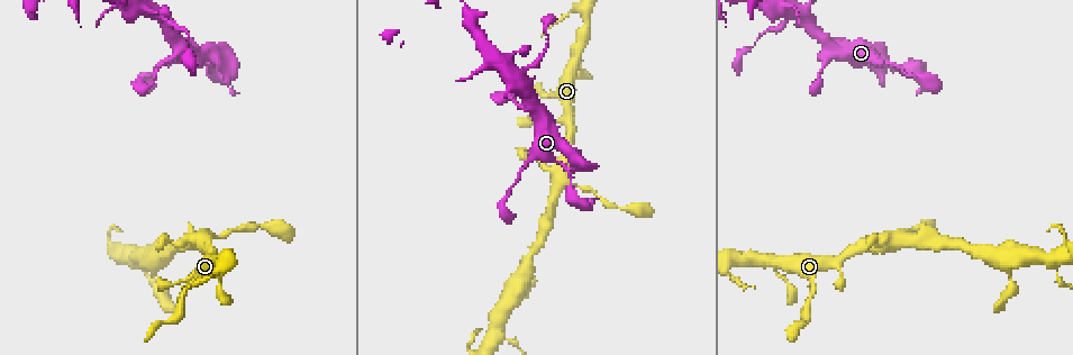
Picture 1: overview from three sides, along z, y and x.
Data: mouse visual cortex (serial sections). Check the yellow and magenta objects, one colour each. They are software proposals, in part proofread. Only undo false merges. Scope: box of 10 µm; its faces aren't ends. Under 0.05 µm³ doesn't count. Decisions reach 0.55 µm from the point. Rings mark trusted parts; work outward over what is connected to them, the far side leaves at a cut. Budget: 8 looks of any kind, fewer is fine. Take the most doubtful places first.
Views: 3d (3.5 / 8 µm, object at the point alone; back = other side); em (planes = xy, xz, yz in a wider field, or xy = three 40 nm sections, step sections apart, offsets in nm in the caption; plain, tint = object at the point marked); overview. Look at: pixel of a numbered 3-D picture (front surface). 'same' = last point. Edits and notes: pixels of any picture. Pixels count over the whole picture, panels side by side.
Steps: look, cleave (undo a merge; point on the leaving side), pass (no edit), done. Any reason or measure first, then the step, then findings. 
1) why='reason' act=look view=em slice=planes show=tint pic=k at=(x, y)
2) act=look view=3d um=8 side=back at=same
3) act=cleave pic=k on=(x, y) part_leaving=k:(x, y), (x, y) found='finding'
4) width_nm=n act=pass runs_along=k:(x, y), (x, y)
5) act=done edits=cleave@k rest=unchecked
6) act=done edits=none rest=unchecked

why='sharp bend' act=look view=3d um=3.5 pic=1 at=(882, 54)

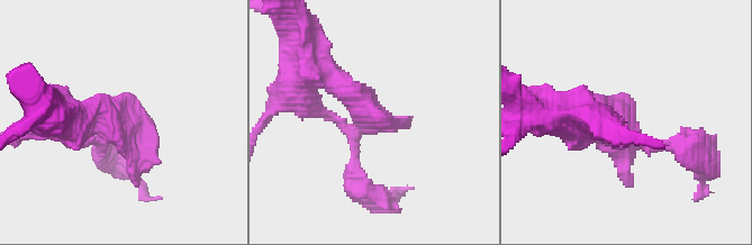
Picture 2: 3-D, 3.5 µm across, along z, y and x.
why='shape alone is not enough' act=look view=em slice=xy step=1 show=tint pic=2 at=(368, 115)

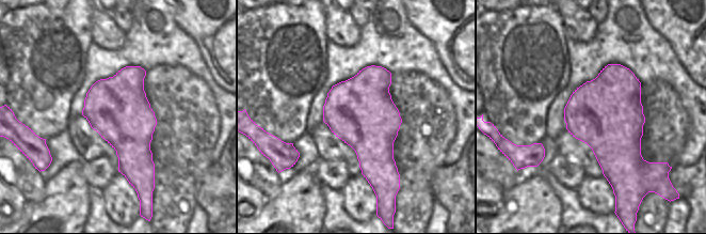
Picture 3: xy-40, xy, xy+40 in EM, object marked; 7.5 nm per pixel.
act=look view=em slice=xy step=3 show=tint at=same

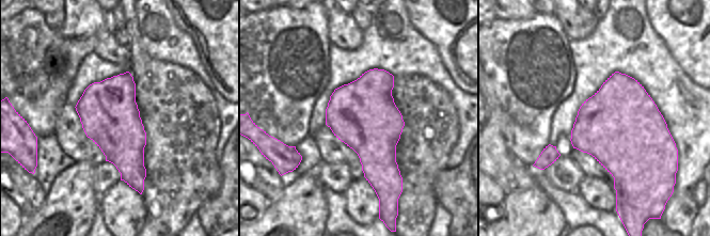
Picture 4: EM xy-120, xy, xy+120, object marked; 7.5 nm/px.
act=pass runs_along=2:(308, 71), (367, 110), (356, 177) found='all the same cell'

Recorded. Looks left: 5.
why='thin neck' act=look view=3d um=3.5 pic=1 at=(547, 39)

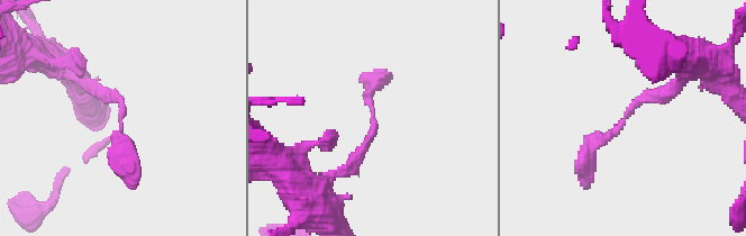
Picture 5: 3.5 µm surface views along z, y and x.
act=look view=em slice=xy step=1 show=tint pic=5 at=(371, 114)

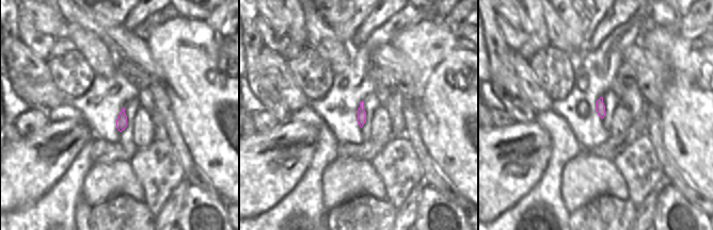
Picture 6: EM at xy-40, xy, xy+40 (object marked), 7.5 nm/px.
act=pass runs_along=5:(673, 88), (633, 105), (587, 156), (587, 181) found='one cell here'

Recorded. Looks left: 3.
why='sudden change in width' act=look view=3d um=3.5 pic=1 at=(563, 176)

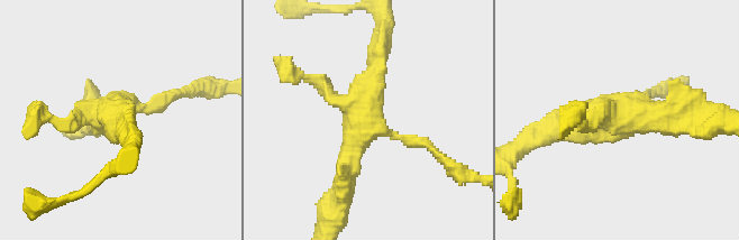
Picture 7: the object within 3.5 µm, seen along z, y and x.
act=pass found='continuous, no second cell'

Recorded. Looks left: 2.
act=done edits=none rest=unchecked

